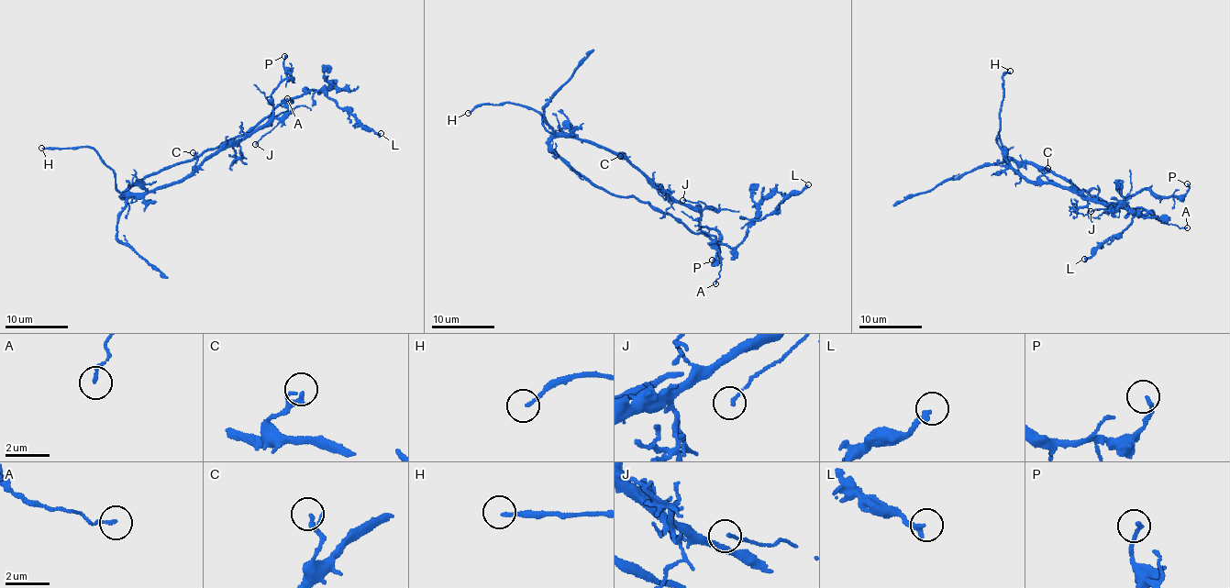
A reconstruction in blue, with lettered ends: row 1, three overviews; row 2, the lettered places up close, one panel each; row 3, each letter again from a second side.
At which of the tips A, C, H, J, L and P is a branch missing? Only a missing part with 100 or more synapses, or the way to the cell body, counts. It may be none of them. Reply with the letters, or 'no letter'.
H

